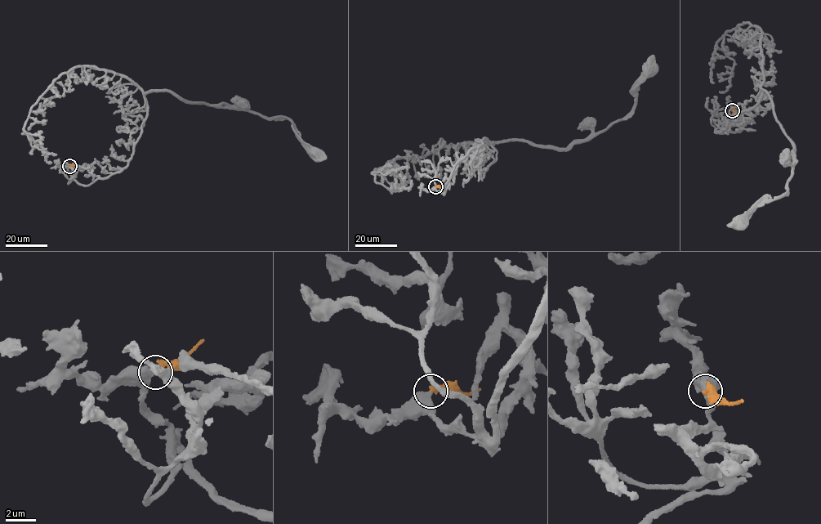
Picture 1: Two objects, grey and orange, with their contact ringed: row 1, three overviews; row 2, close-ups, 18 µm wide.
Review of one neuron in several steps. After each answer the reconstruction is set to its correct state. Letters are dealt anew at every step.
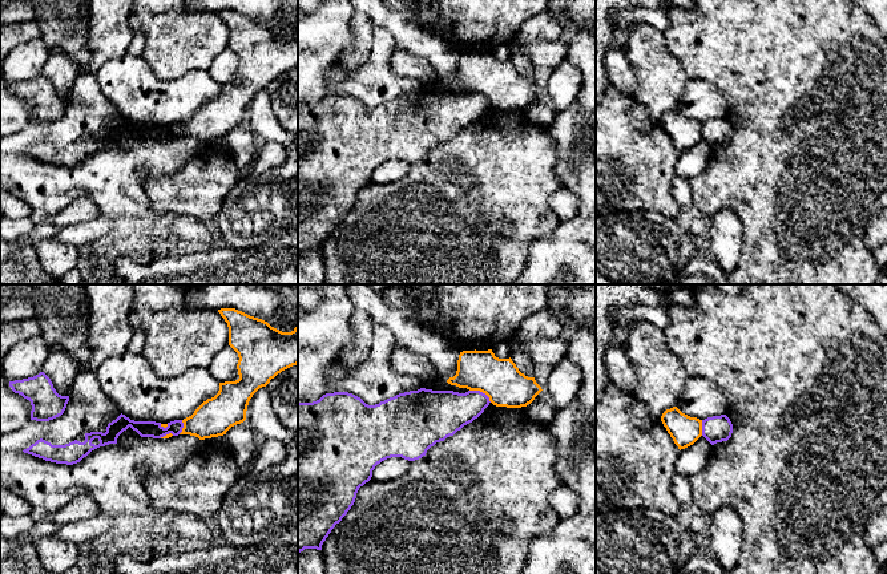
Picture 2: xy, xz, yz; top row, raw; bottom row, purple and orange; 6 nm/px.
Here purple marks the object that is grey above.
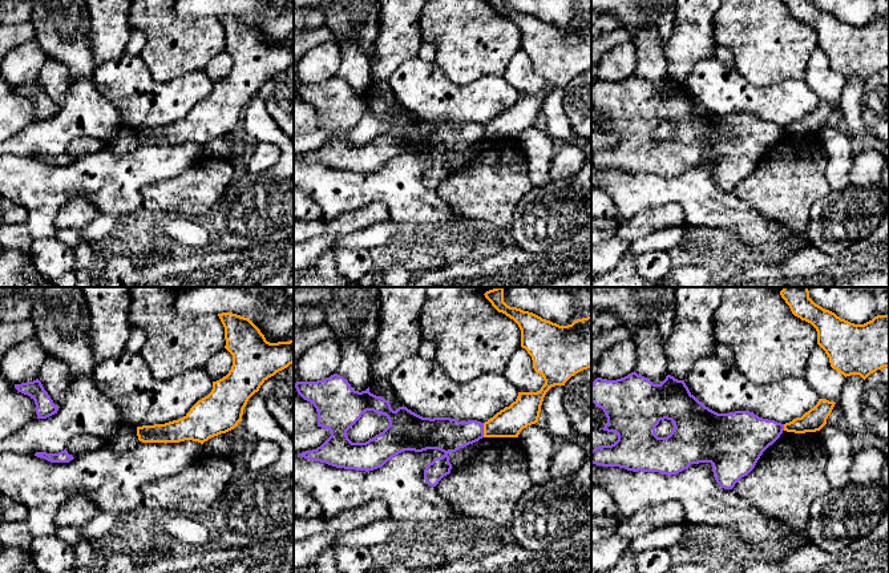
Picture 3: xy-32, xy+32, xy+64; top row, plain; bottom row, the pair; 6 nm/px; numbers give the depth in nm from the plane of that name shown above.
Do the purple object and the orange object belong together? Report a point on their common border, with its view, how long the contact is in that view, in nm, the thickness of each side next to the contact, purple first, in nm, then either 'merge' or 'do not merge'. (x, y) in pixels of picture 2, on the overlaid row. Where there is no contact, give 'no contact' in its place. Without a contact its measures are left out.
contact xz (482, 392); length 150 nm; calibres 260 and 240 nm; do not merge

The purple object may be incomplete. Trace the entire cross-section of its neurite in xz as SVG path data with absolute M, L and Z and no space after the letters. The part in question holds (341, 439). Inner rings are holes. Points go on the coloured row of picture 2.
M426 388L399 393L375 405L348 392L326 393L317 401L298 403L298 554L305 549L322 550L323 542L351 509L359 488L371 480L378 464L391 457L408 461L422 458L436 442L477 419L489 403L489 397L480 391L459 393Z

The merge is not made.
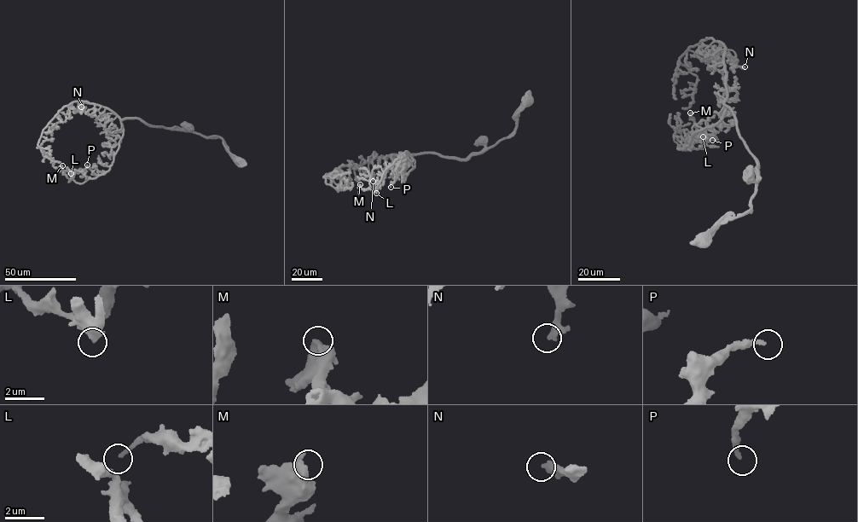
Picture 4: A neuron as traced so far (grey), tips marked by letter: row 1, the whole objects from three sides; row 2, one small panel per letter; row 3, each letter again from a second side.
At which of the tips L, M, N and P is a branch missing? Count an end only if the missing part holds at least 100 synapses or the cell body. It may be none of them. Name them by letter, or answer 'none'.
none

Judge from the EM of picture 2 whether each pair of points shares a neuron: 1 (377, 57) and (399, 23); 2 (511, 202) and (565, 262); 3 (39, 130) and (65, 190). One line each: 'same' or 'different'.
1: different
2: different
3: different

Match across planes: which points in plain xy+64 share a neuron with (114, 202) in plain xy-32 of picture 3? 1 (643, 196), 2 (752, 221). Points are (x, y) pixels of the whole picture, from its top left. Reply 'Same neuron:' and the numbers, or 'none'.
Same neuron: 1, 2

